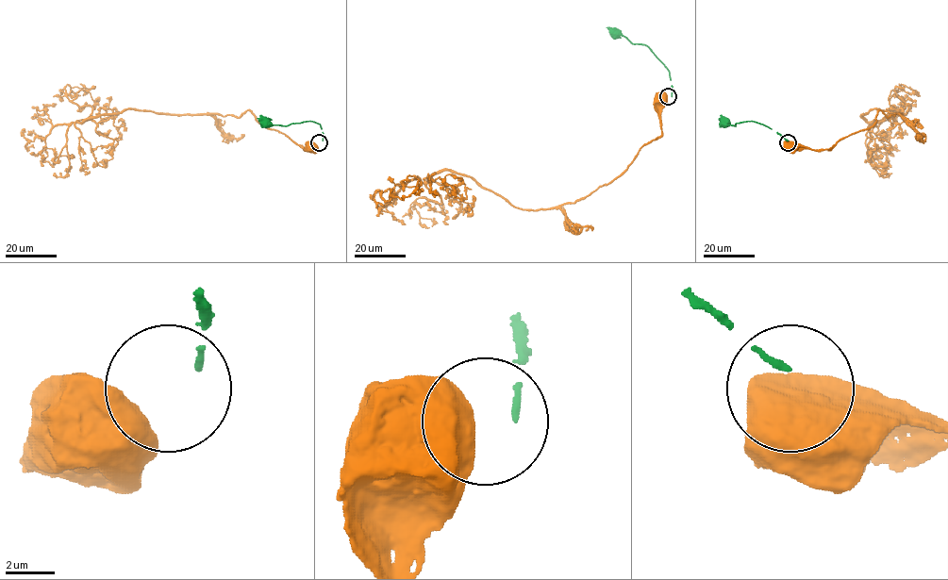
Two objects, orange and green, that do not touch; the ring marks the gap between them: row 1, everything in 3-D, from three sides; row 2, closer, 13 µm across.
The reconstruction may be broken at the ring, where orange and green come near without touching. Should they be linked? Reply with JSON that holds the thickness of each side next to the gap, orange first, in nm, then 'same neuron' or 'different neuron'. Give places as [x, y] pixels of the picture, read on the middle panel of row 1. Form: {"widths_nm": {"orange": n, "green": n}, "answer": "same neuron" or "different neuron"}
{"widths_nm": {"orange": 1000, "green": 280}, "answer": "different neuron"}

